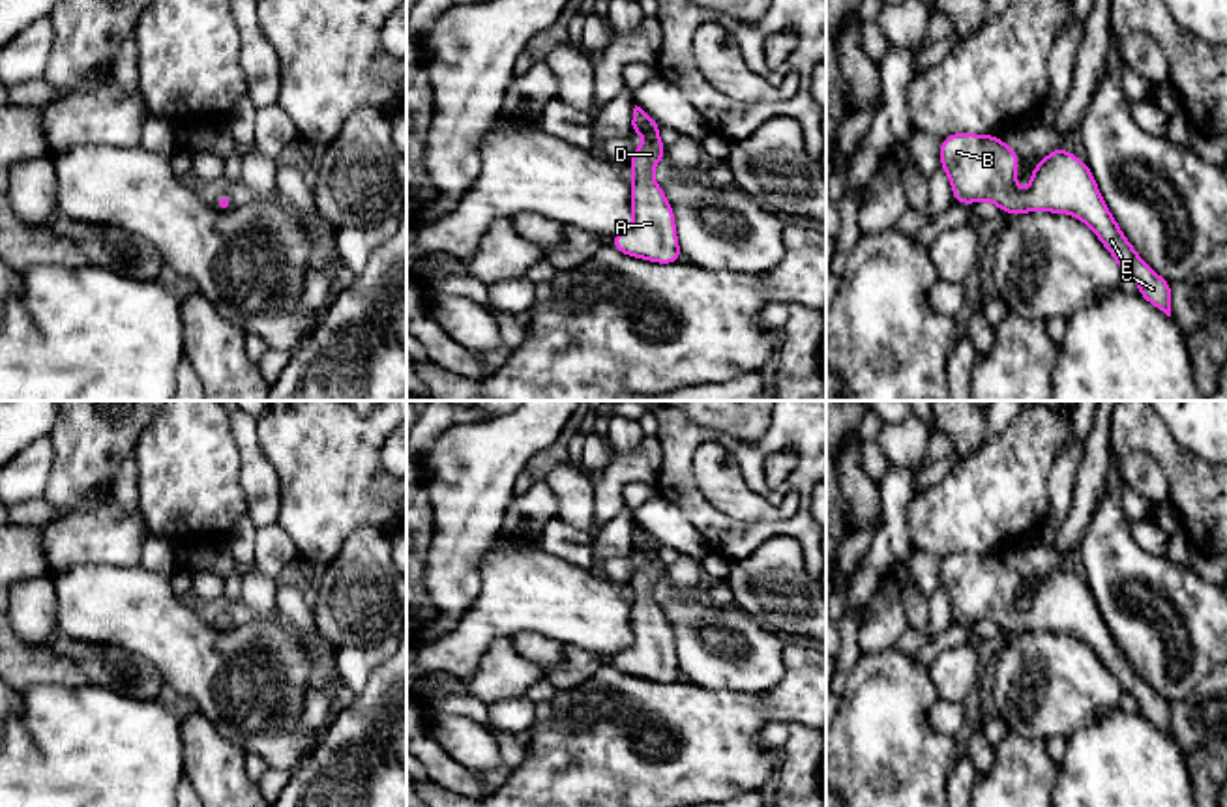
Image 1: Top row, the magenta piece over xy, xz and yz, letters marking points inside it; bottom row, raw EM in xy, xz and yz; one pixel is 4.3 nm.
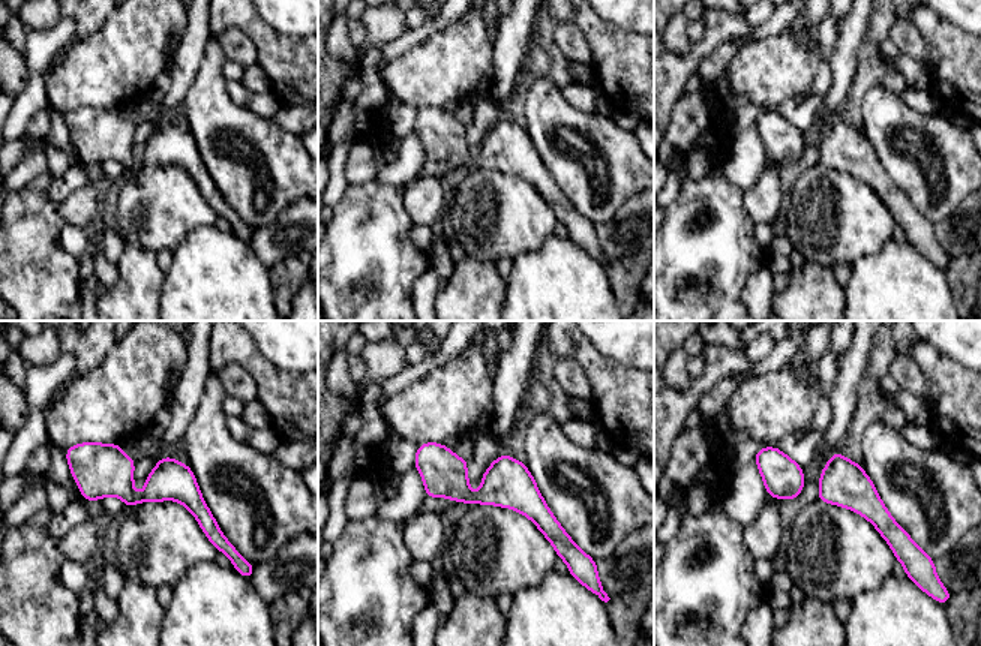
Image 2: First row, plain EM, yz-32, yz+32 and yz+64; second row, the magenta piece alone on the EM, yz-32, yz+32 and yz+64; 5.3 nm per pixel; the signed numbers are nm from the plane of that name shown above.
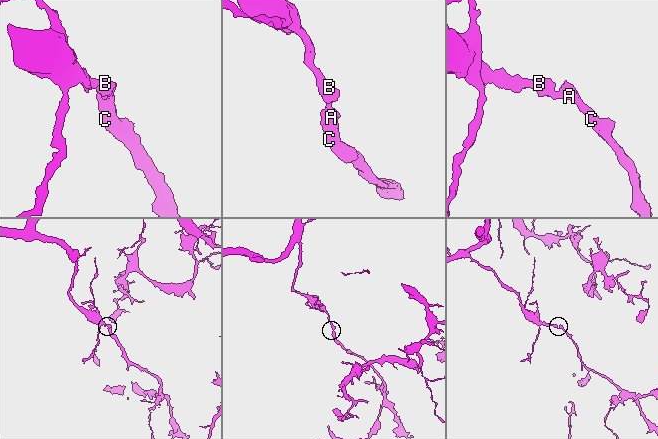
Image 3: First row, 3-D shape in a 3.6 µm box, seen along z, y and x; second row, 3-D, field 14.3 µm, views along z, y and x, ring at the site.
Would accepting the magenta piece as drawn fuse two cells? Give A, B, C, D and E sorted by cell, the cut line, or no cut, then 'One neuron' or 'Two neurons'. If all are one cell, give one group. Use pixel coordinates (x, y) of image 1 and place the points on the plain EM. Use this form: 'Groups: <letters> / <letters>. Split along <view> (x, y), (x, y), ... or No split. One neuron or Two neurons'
Groups: A B C D E. No split. One neuron

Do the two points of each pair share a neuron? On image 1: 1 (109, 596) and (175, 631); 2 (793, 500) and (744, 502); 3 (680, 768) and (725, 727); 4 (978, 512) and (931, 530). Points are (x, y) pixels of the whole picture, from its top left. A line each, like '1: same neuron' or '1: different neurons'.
1: same neuron
2: same neuron
3: same neuron
4: same neuron

